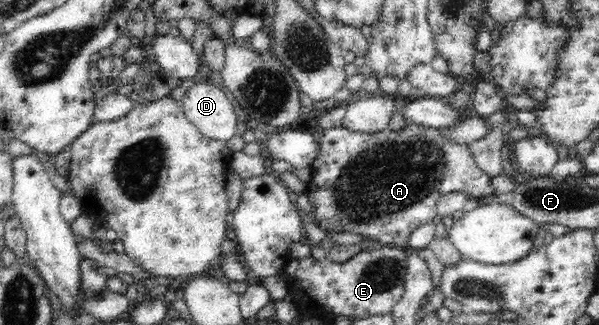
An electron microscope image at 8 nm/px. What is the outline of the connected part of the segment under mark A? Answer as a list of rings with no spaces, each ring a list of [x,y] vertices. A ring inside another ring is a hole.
[[[409,123],[405,127],[391,131],[385,129],[377,131],[373,134],[369,134],[365,131],[349,130],[348,127],[333,127],[325,129],[323,132],[323,138],[319,140],[319,146],[321,146],[321,152],[319,156],[315,158],[312,164],[310,180],[308,181],[308,187],[306,189],[306,195],[309,198],[311,206],[313,206],[311,216],[315,218],[315,222],[319,224],[319,228],[322,228],[327,234],[333,235],[337,232],[349,232],[349,234],[361,234],[364,238],[373,238],[379,243],[384,245],[392,245],[401,248],[408,247],[408,236],[419,226],[432,222],[436,214],[436,204],[440,196],[450,192],[463,192],[469,195],[471,201],[477,200],[481,197],[492,196],[494,193],[491,186],[491,176],[484,173],[479,166],[476,165],[476,159],[472,155],[472,151],[469,150],[467,144],[449,142],[448,138],[443,138],[440,135],[440,131],[437,128],[431,126],[423,126],[422,124]]]

